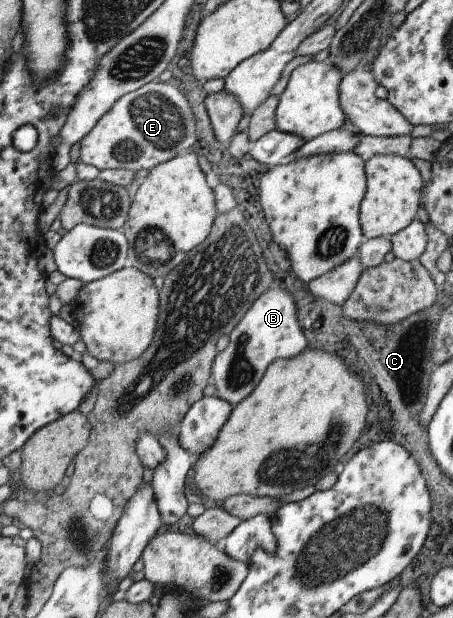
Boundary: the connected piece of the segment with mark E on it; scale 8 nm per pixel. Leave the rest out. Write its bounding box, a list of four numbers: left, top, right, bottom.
[79,82,195,170]

